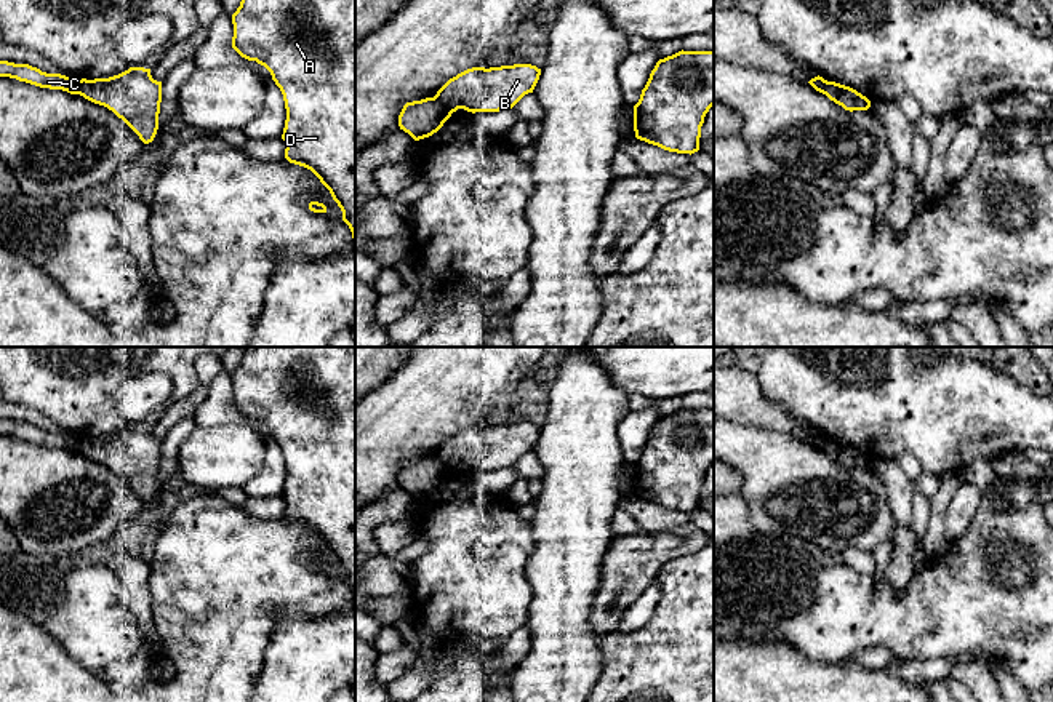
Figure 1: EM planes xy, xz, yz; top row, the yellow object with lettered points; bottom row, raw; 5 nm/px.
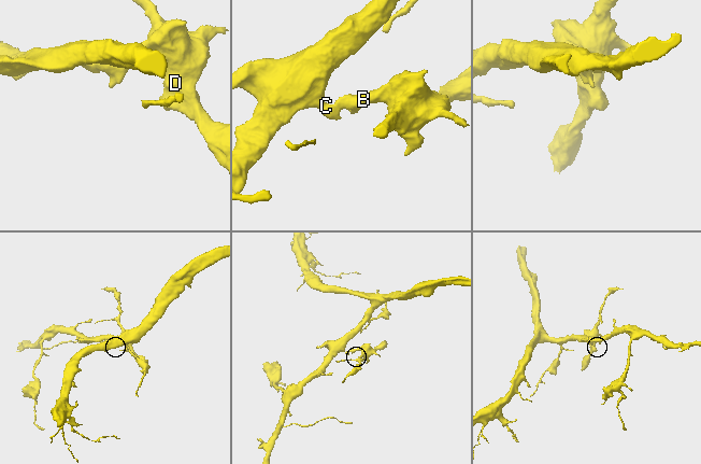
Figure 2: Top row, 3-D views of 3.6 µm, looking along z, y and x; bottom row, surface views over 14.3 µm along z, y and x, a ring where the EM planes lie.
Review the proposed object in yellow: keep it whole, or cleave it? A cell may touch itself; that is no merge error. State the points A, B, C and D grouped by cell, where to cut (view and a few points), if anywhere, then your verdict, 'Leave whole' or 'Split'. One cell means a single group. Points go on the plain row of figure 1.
Groups: A B D / C. Split along xz (434, 454), (452, 470). Split

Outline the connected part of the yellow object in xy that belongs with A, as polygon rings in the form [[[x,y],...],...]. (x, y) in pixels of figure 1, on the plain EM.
[[[246,347],[232,382],[232,406],[264,424],[283,453],[285,517],[320,537],[355,598],[355,353],[347,347]]]

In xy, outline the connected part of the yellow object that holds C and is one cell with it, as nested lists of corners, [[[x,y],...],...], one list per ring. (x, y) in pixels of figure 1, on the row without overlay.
[[[0,419],[0,435],[16,437],[40,446],[62,448],[70,453],[80,453],[75,437],[61,432],[46,432],[29,422]]]

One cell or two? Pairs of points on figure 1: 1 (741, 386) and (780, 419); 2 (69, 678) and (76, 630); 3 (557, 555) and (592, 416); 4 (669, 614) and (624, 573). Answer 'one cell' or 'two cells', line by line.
1: one cell
2: two cells
3: one cell
4: two cells

